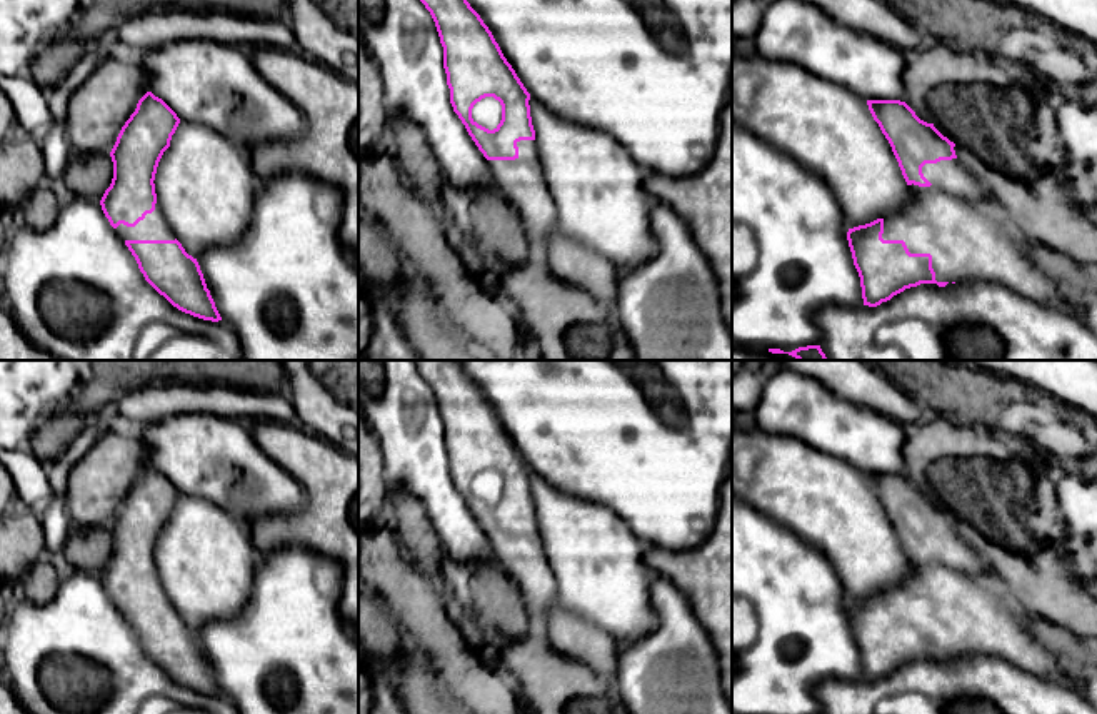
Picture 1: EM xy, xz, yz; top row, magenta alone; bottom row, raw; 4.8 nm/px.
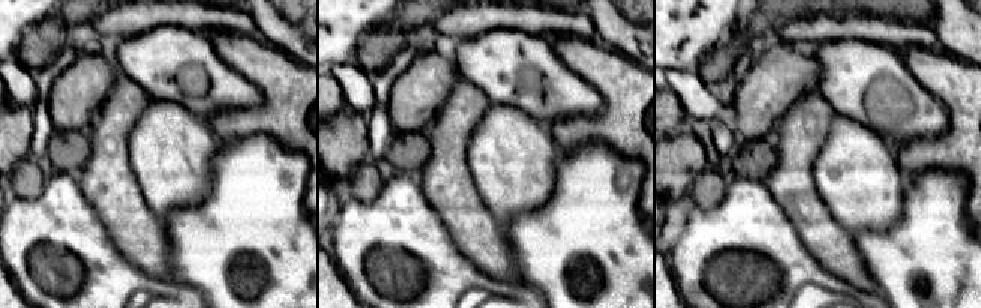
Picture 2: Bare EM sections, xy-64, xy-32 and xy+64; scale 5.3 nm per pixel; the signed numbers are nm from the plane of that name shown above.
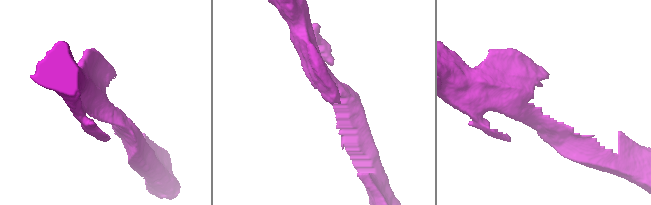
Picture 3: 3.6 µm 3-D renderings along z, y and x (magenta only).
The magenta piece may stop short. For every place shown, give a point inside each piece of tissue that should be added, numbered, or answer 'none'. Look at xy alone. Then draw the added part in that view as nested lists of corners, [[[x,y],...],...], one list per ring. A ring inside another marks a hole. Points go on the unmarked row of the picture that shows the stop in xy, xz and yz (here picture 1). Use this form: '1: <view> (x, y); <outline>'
1: xy (154, 601); [[[157,574],[155,584],[147,587],[135,601],[120,597],[117,606],[122,614],[175,614],[175,607],[165,594]]]

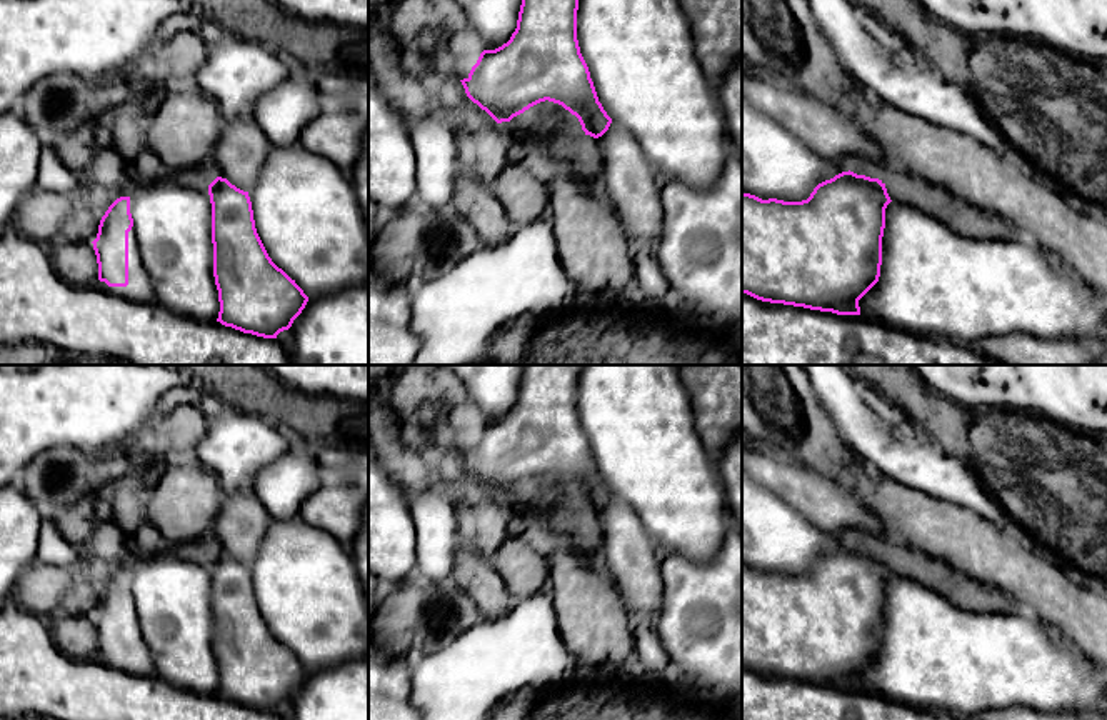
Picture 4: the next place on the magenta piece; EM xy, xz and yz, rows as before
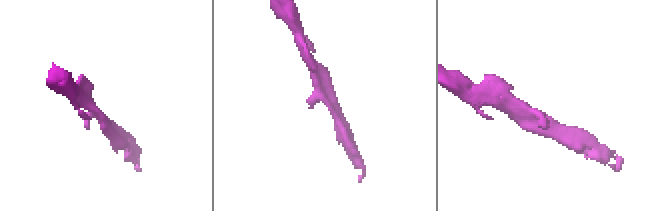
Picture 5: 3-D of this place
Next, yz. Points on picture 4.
none

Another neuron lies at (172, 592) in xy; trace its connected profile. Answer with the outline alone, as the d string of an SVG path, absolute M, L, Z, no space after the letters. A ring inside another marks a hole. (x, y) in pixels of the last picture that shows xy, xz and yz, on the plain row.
M183 550L158 553L130 568L130 587L155 675L182 690L217 695L208 562Z

